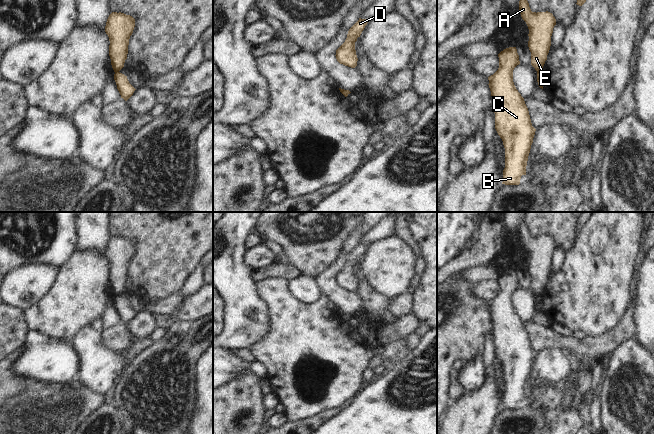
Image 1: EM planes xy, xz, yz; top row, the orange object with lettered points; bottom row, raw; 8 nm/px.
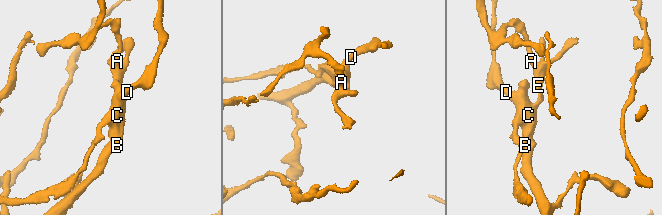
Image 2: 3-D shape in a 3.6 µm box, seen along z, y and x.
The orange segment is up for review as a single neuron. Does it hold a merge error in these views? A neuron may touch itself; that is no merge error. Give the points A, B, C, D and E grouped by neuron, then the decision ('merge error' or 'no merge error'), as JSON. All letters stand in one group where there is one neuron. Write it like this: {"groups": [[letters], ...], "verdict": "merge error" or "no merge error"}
{"groups": [["A", "E"], ["B", "C", "D"]], "verdict": "merge error"}

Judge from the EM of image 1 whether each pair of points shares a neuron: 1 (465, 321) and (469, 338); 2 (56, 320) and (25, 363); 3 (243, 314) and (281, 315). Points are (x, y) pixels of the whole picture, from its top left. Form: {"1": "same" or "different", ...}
{"1": "same", "2": "different", "3": "different"}

